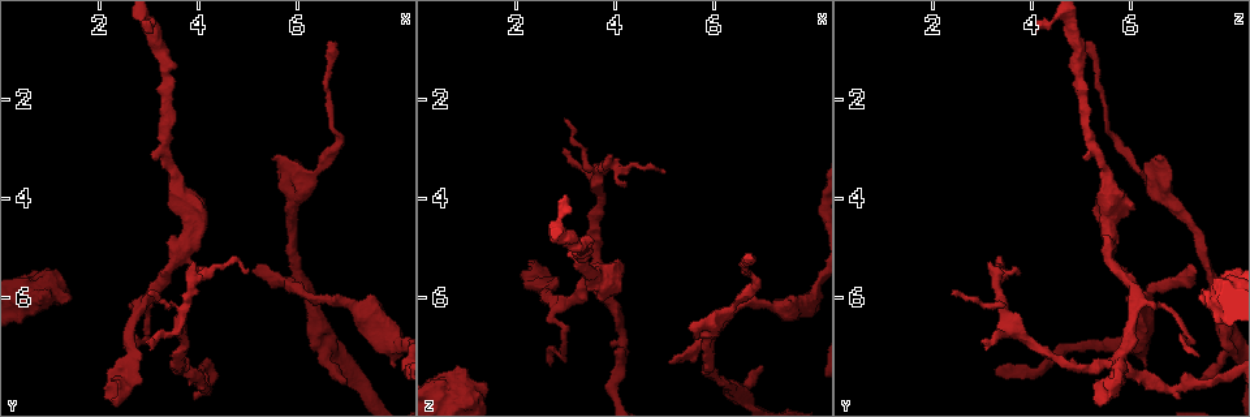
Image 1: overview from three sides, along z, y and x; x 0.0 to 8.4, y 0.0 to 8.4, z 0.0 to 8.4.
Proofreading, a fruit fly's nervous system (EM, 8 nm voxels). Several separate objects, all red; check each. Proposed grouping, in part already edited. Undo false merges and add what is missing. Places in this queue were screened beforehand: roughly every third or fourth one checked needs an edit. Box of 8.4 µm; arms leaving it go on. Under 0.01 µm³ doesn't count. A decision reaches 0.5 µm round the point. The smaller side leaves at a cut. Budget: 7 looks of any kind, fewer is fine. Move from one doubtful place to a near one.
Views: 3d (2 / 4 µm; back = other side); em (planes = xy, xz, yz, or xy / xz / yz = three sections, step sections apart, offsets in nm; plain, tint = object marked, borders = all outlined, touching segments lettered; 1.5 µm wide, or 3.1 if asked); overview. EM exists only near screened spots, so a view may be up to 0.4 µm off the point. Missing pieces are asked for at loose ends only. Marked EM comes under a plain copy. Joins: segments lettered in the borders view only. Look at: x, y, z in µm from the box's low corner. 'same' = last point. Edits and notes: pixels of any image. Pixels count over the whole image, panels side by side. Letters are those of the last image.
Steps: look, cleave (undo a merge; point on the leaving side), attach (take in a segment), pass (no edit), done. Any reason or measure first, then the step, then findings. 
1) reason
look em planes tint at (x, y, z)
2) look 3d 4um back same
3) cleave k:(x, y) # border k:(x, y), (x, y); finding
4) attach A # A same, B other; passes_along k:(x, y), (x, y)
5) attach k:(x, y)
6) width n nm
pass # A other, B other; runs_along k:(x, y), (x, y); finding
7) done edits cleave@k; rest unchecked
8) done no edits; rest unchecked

an open end
look 3d 4um back at (2.70, 7.25, 7.40)

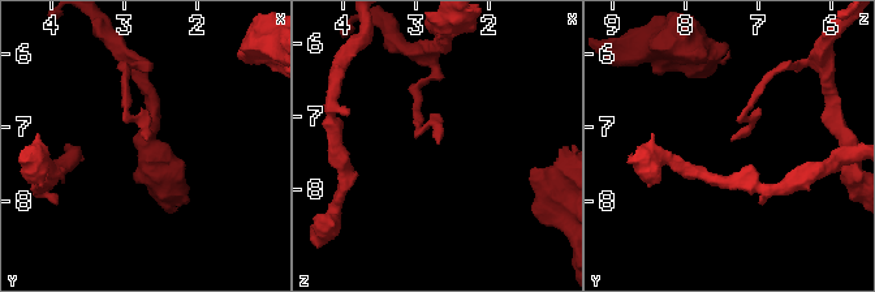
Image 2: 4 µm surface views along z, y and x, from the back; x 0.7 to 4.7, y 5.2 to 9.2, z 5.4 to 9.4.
look em xy step 4 borders at (2.75, 7.20, 7.35)

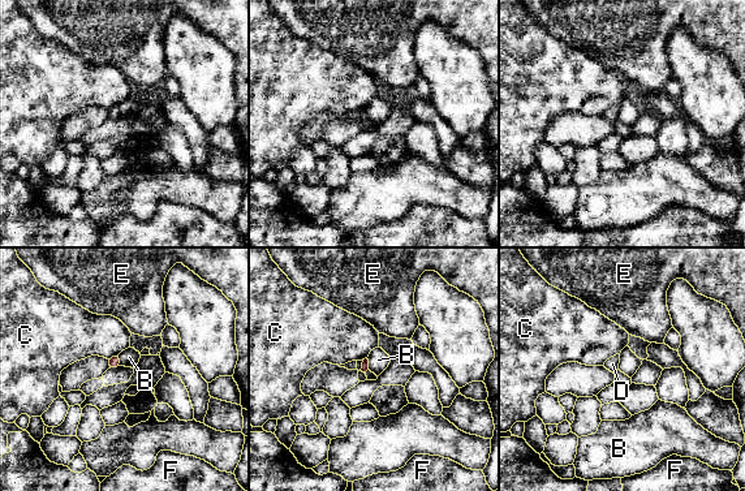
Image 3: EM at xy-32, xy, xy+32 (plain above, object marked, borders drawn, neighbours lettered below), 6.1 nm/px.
cut it another way
look em planes borders same

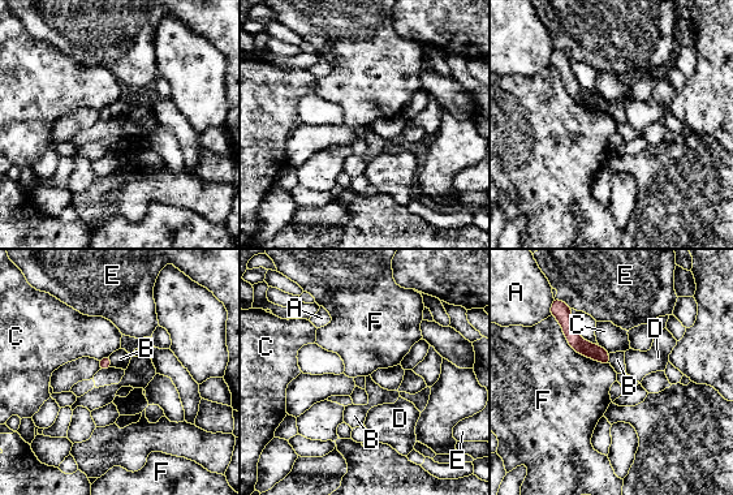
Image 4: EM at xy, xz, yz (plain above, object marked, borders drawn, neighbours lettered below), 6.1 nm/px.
pass # A other, B other, C other, D other, E other, F other; none of them fits

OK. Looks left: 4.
end of a long branch
look 3d 4um at (5.10, 5.50, 7.35)

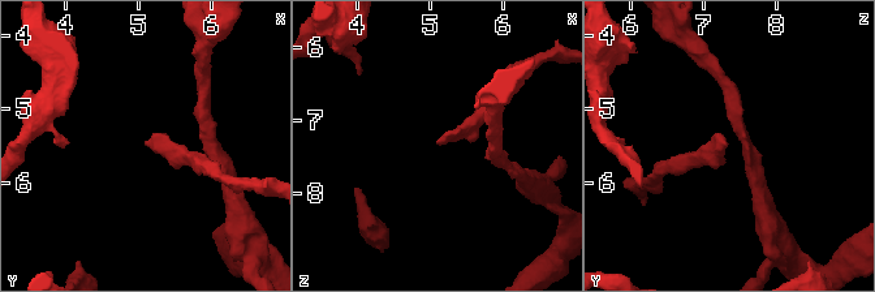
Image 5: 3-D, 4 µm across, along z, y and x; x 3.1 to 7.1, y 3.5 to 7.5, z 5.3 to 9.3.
shape alone is not enough
look em planes borders at (5.10, 5.45, 7.30)

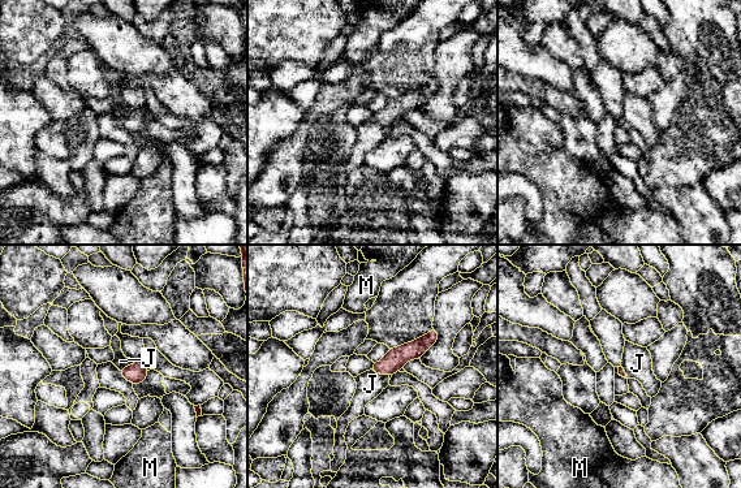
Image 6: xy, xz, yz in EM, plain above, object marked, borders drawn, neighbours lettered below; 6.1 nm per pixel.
longest_contact J 130 nm
attach J # J same, M other; passes_along 6:(393, 361), (379, 374), (370, 384); it goes on there

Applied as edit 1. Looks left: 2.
an open end
look em planes borders at (7.05, 7.75, 7.45)

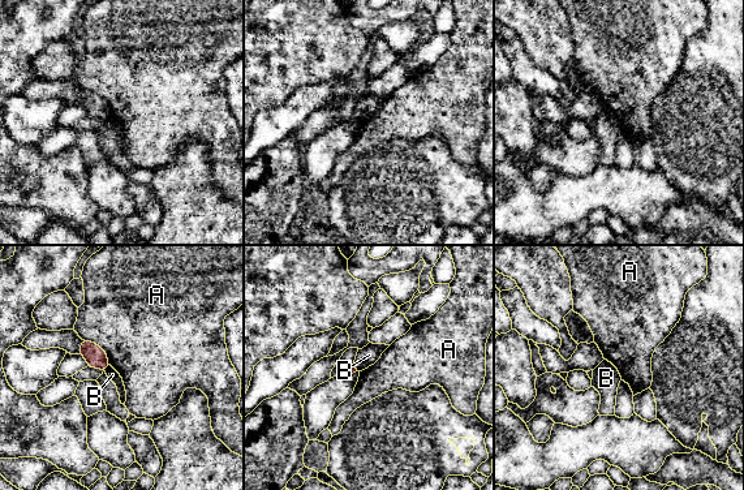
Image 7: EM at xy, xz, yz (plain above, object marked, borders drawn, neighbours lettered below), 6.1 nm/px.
longest_contact A 220 nm
attach B # A other, B same; the neuron continues

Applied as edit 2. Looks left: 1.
done edits attach@6, attach@7; rest unchecked

